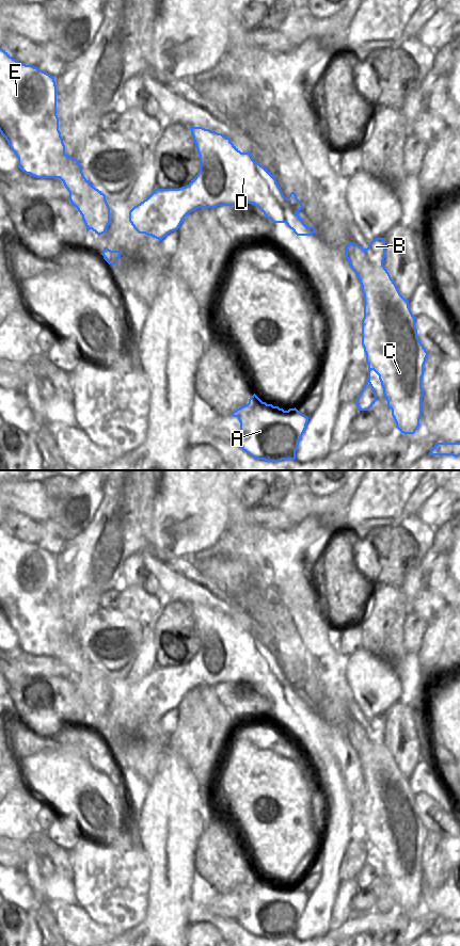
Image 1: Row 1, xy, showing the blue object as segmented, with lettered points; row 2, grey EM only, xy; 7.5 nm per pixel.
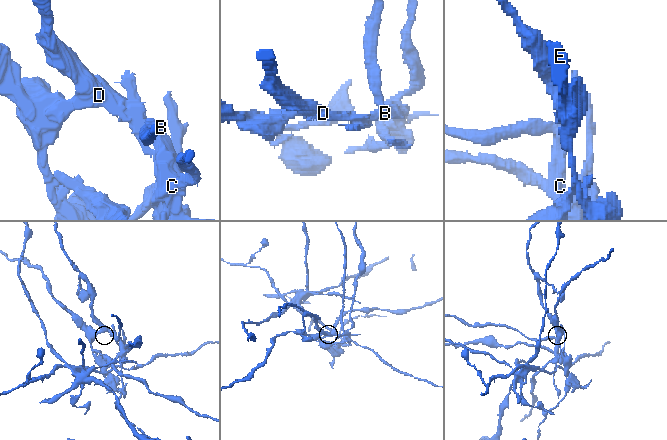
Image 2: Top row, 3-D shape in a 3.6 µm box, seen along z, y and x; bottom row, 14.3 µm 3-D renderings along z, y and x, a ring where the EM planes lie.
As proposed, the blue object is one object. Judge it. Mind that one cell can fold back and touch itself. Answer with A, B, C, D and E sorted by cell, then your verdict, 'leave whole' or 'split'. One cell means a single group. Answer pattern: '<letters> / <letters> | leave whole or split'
A C D E / B | split

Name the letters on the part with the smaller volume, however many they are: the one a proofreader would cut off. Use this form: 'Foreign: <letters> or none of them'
Foreign: B

